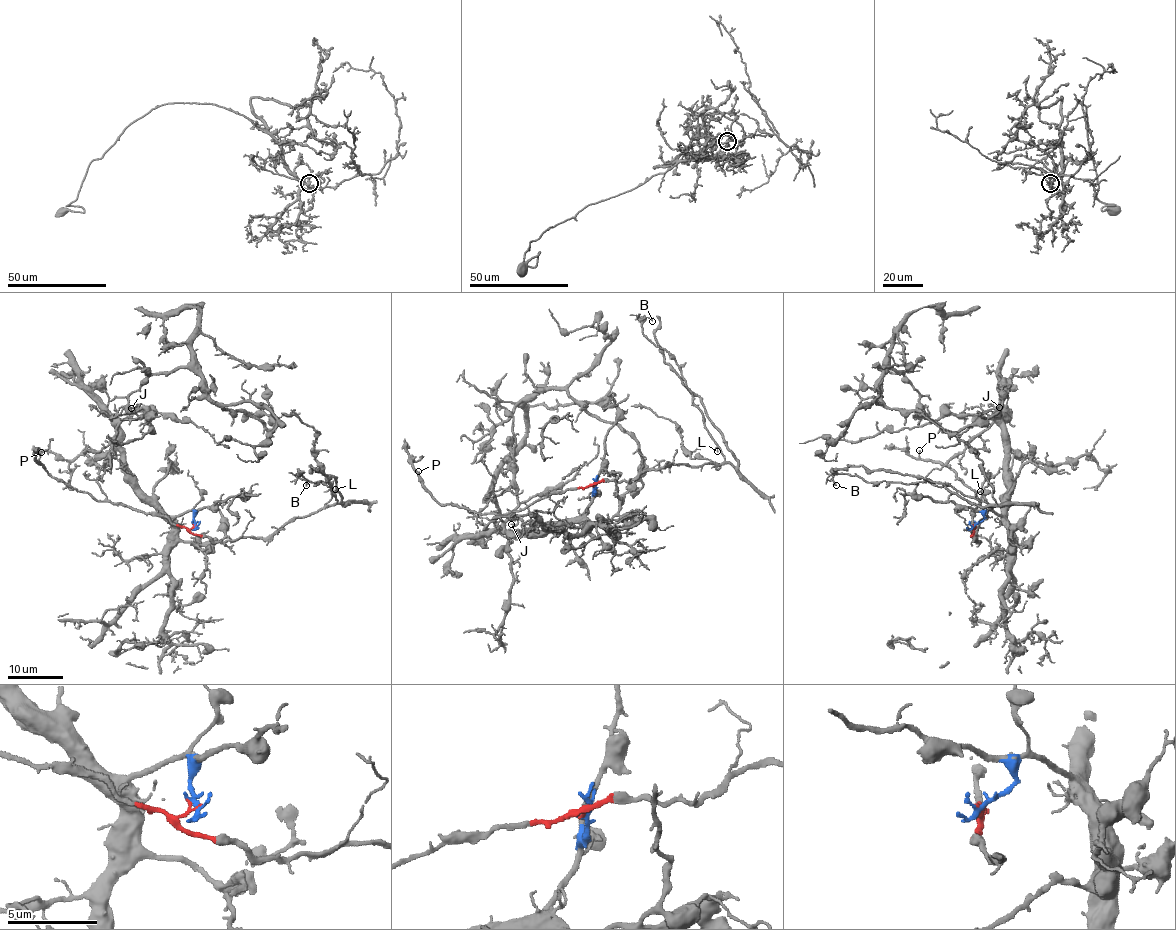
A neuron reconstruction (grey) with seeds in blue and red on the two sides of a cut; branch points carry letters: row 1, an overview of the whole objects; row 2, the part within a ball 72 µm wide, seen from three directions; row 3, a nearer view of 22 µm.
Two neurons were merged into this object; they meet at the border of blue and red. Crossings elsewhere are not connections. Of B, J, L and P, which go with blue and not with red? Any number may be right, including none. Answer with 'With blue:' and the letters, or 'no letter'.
With blue: J

